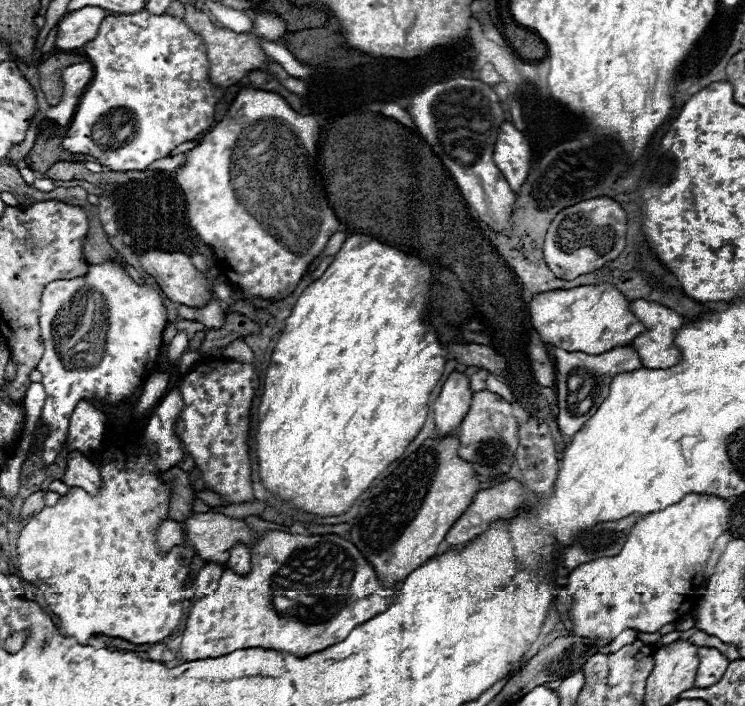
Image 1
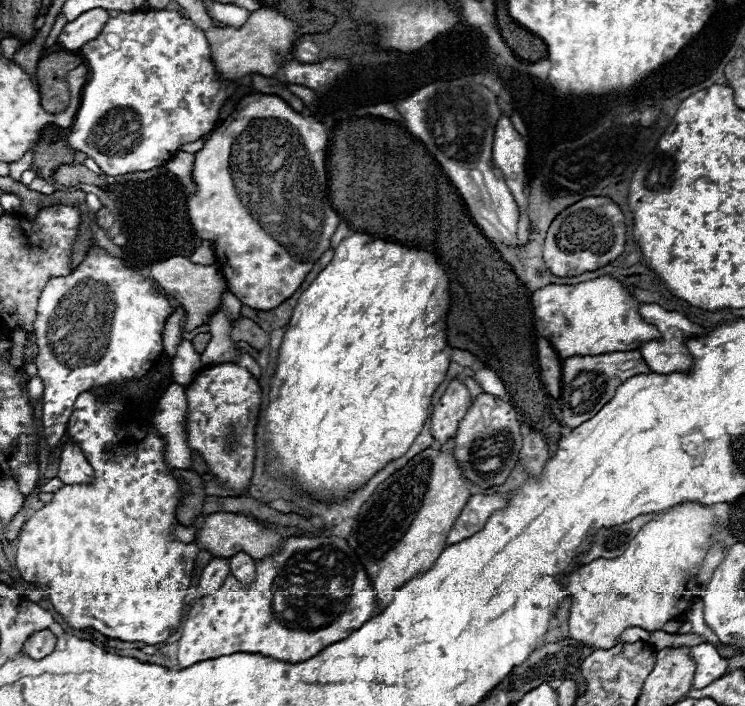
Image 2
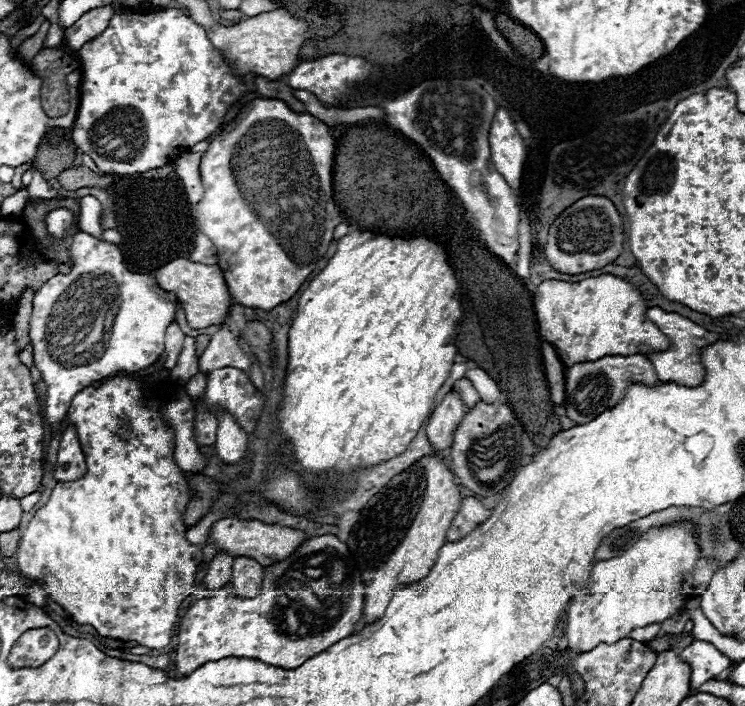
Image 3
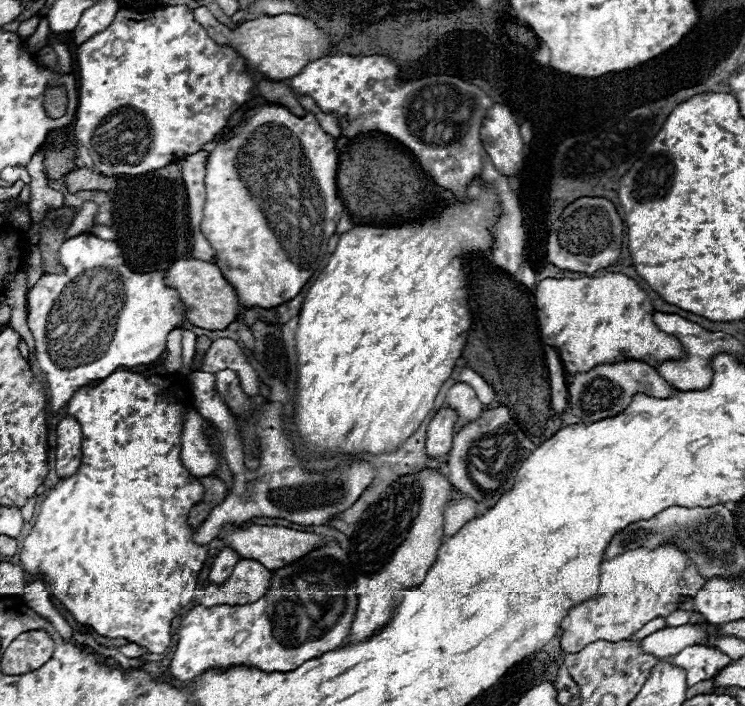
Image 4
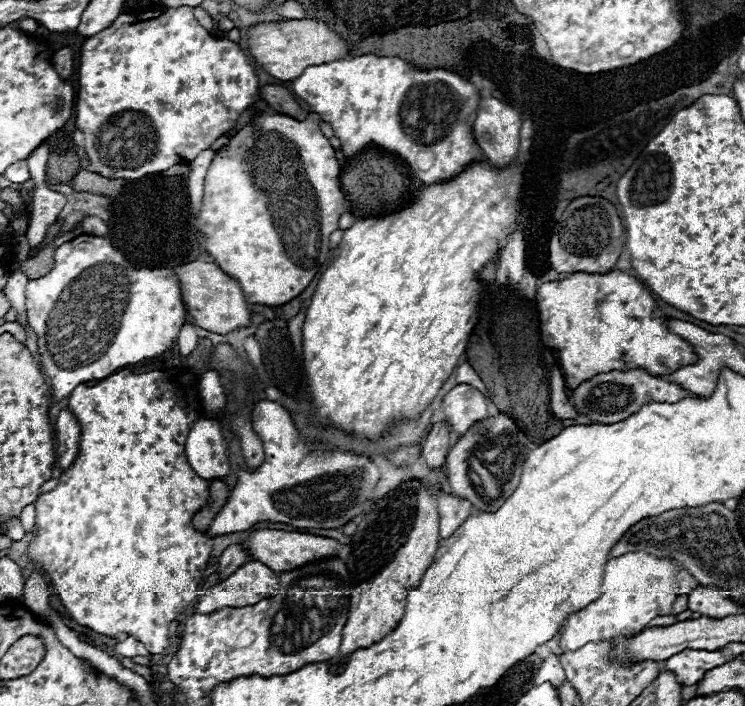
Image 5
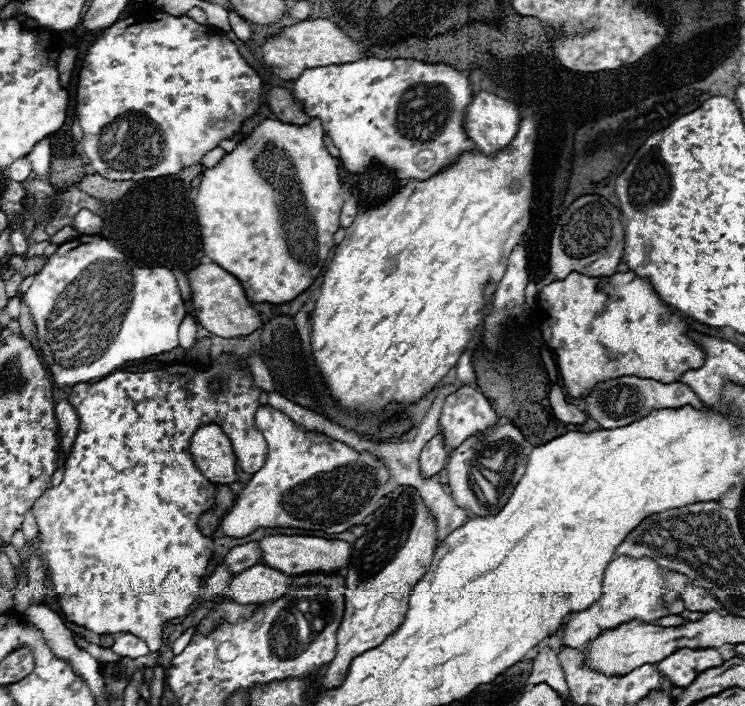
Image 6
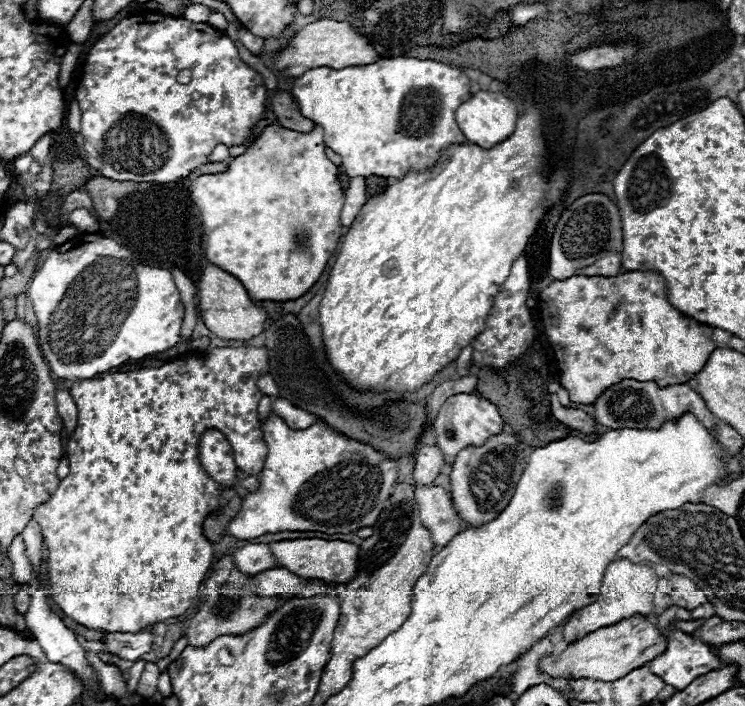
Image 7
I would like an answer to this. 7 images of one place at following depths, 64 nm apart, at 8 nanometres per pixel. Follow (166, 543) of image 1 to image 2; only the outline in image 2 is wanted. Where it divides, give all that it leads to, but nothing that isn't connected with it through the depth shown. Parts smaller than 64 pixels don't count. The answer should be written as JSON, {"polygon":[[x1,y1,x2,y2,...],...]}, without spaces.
{"polygon":[[178,524,178,526,174,526,172,534,174,534,174,538,180,540,180,542,186,542,186,544,194,542,194,528,192,528,192,526,180,526,180,524]]}

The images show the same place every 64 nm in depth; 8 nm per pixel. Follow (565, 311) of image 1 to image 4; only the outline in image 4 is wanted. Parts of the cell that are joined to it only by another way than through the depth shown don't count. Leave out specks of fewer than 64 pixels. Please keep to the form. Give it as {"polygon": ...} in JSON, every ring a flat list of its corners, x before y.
{"polygon":[[604,274,604,276,582,276,576,280,556,280,556,278,546,278,542,282,536,284,534,290,534,304,536,304,536,316,538,316,538,326,540,326,540,336,544,340,544,344,554,346,562,366,568,374,576,374,576,372,588,372,590,368,604,364,604,362,624,362,630,358,636,360,644,360,648,364,652,364,654,368,658,368,664,360,678,360,684,356,684,348,682,344,662,332,654,320,654,306,650,302,650,298,646,296,646,292,628,276,624,274]]}

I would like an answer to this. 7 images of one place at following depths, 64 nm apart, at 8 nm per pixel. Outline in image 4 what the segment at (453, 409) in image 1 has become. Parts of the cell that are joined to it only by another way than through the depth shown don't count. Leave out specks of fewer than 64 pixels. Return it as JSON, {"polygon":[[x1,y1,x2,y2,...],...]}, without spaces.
{"polygon":[[444,406,434,414,434,418,430,420,428,430,426,430,426,452,428,452,428,456,440,458,440,456,450,452,456,426,458,426,456,410]]}

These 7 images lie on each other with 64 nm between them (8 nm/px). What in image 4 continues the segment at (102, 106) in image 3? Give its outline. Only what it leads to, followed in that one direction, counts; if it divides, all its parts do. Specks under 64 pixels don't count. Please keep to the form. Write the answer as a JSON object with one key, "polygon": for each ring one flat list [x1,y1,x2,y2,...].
{"polygon":[[164,6,164,8,156,10,154,14,136,14,130,10,118,10,116,18,104,32,92,36,76,50,76,60,78,60,80,86,78,86,78,108,76,108,76,120,74,120,74,136,78,142,82,142,86,146,86,150,90,152,90,156,94,160,94,166,100,170,102,176,120,176,120,174,138,176,138,174,152,172,156,168,174,164,182,156,196,154,206,142,214,140,228,126,230,114,252,98,252,88,254,88,254,80,252,80,252,76,248,76,244,60,232,48,218,46,214,40,210,40,206,30,194,20,188,6]]}

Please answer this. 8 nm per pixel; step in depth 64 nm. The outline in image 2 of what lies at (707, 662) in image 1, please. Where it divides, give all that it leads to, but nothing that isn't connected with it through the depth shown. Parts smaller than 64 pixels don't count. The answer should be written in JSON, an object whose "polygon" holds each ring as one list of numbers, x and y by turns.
{"polygon":[[698,644,690,648,690,656,696,662,694,688,702,688,712,680,718,680,728,670,728,658,722,658,712,644]]}

